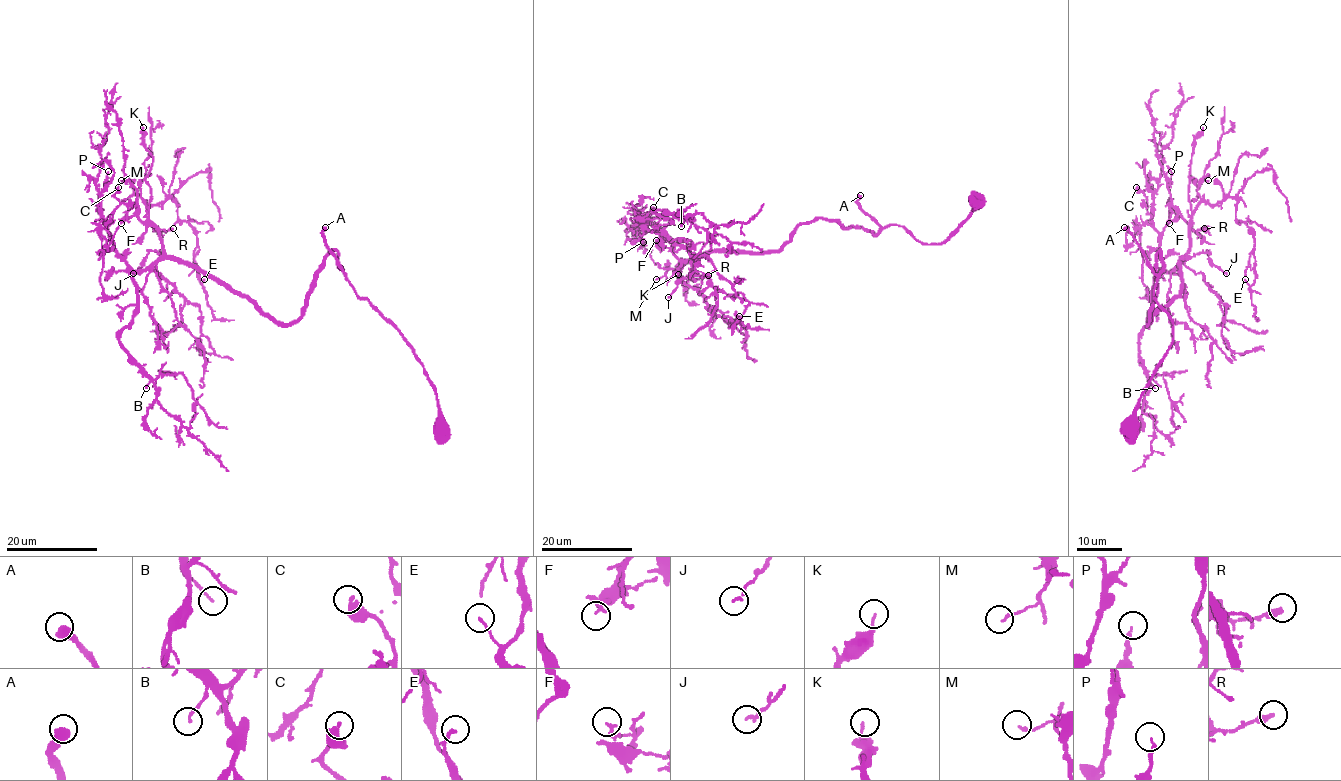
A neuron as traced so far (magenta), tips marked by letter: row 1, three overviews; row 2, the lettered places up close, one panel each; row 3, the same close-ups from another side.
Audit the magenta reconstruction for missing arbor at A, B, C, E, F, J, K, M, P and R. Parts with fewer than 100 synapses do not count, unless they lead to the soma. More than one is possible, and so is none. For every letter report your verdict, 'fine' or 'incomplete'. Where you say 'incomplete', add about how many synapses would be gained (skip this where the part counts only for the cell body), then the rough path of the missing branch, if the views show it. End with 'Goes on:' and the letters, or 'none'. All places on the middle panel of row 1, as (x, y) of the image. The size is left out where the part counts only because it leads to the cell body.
A: incomplete | 140 syn | (860, 195), (832, 183), (870, 200), (878, 197), (878, 183), (789, 123), (759, 48)
B: fine
C: fine
E: fine
F: fine
J: fine
K: fine
M: fine
P: fine
R: fine
Goes on: A

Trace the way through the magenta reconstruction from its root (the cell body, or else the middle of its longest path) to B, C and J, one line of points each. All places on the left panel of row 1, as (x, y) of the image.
B: (443, 428), (422, 365), (336, 251), (285, 324), (170, 259), (130, 272), (136, 312), (119, 345), (146, 388)
C: (443, 428), (422, 365), (336, 251), (304, 312), (279, 324), (183, 263), (134, 271), (106, 223), (118, 187)
J: (443, 428), (422, 365), (356, 294), (336, 251), (304, 312), (285, 324), (156, 251), (133, 273)

